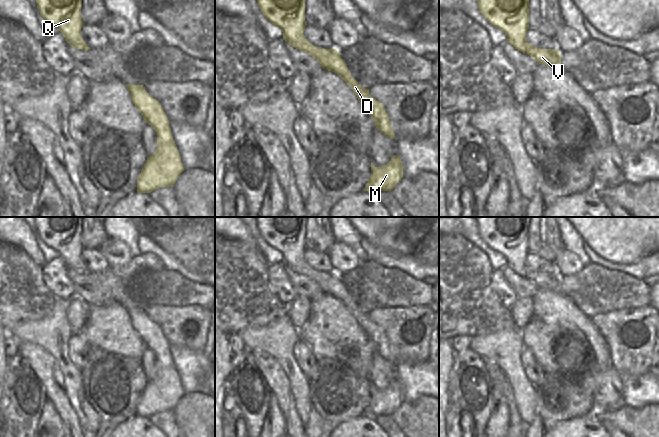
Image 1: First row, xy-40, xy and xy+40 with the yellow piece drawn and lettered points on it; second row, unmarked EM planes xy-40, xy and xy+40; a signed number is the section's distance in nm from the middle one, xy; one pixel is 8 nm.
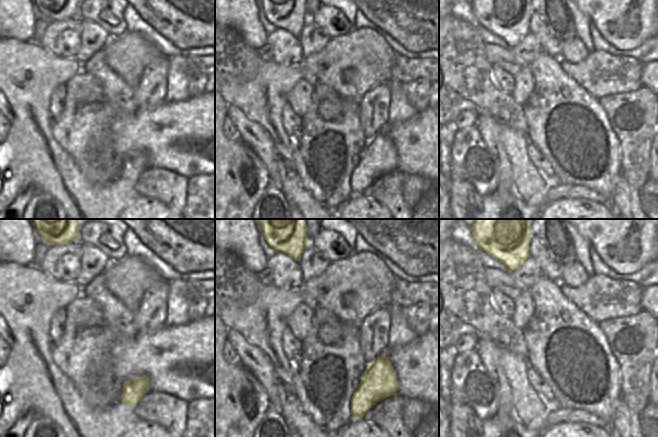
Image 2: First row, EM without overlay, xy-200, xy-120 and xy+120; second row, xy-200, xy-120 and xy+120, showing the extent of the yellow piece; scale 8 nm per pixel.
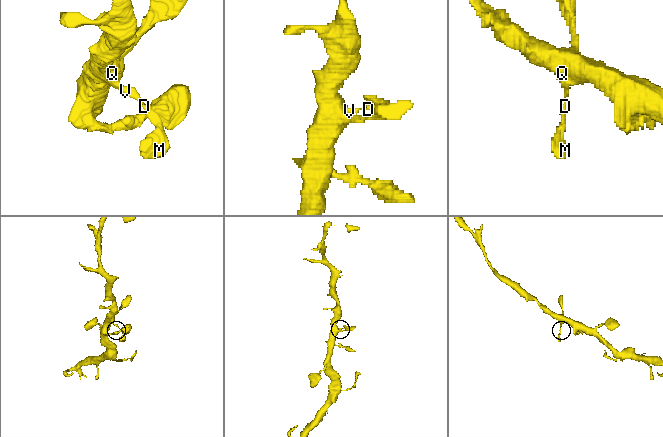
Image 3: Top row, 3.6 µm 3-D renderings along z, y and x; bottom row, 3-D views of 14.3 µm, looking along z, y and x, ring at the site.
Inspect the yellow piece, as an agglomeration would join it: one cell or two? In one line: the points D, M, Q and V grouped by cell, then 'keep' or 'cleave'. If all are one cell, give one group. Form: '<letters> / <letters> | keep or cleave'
D M Q V | keep

